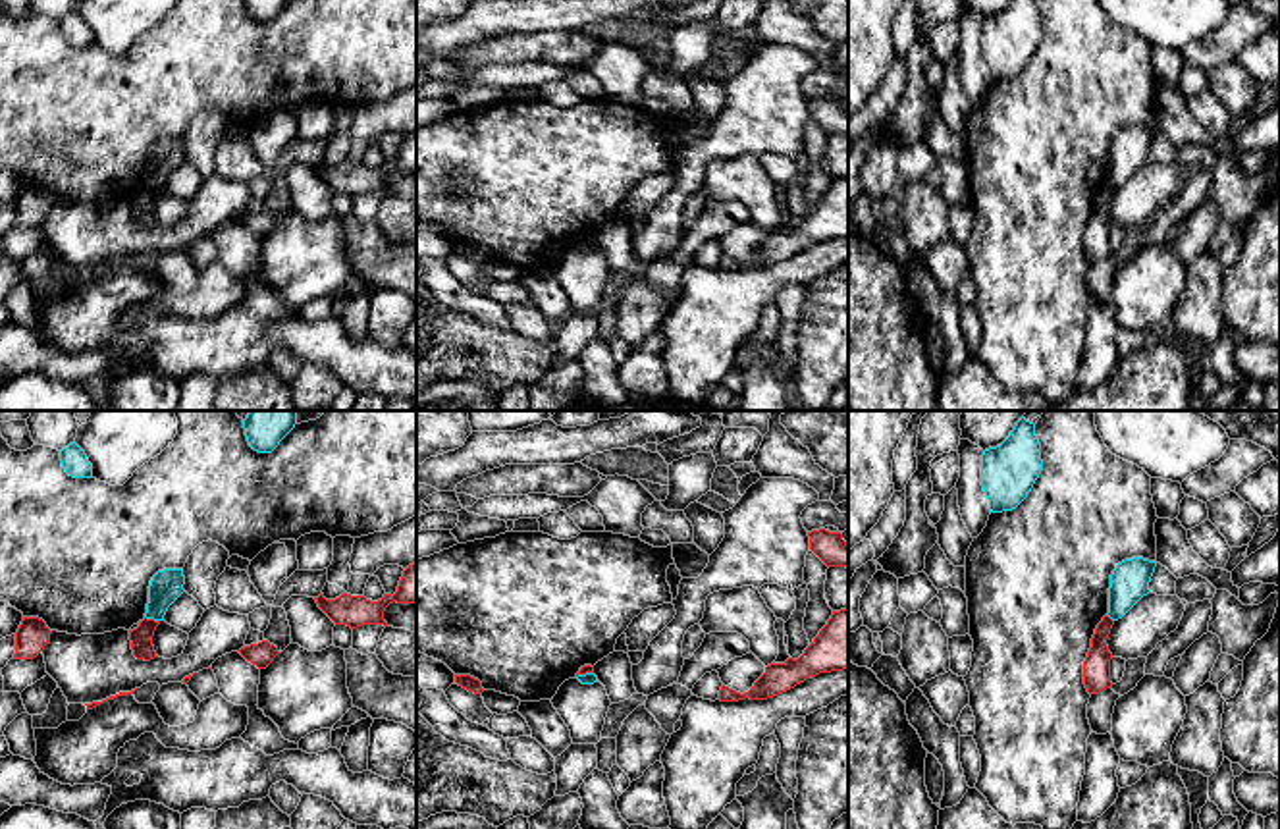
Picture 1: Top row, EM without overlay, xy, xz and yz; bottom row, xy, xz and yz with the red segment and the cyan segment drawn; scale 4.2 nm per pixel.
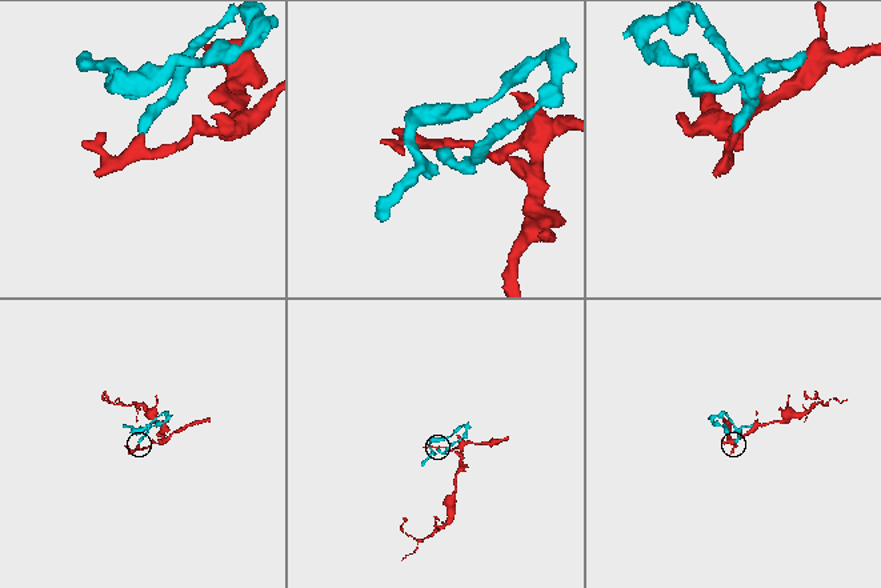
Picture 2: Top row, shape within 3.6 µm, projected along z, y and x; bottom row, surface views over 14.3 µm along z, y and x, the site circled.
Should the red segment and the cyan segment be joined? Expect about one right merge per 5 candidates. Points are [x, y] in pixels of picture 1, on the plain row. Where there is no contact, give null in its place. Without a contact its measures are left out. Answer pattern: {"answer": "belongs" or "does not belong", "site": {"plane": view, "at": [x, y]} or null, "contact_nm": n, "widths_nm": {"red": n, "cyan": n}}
{"answer": "does not belong", "site": {"plane": "xy", "at": [153, 187]}, "contact_nm": 70, "widths_nm": {"red": 100, "cyan": 140}}

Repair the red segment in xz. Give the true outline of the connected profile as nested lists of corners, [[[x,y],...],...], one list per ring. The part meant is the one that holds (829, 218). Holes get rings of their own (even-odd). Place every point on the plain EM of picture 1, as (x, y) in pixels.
[[[848,177],[833,179],[827,193],[798,227],[788,226],[785,231],[771,231],[754,254],[740,262],[721,254],[721,270],[767,268],[779,264],[810,245],[819,241],[842,239],[848,235]]]

